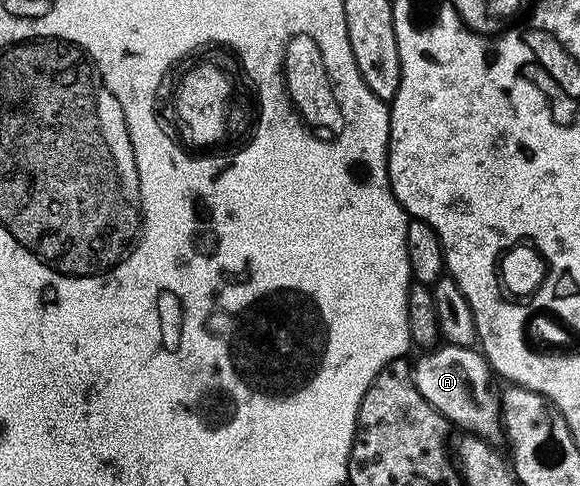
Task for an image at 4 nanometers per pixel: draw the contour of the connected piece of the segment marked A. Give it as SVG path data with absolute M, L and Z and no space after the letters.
M447 343L419 354L422 355L413 361L411 374L424 400L445 416L453 427L464 428L463 431L489 442L499 441L504 432L501 426L501 397L492 386L492 371L485 355L473 347Z

